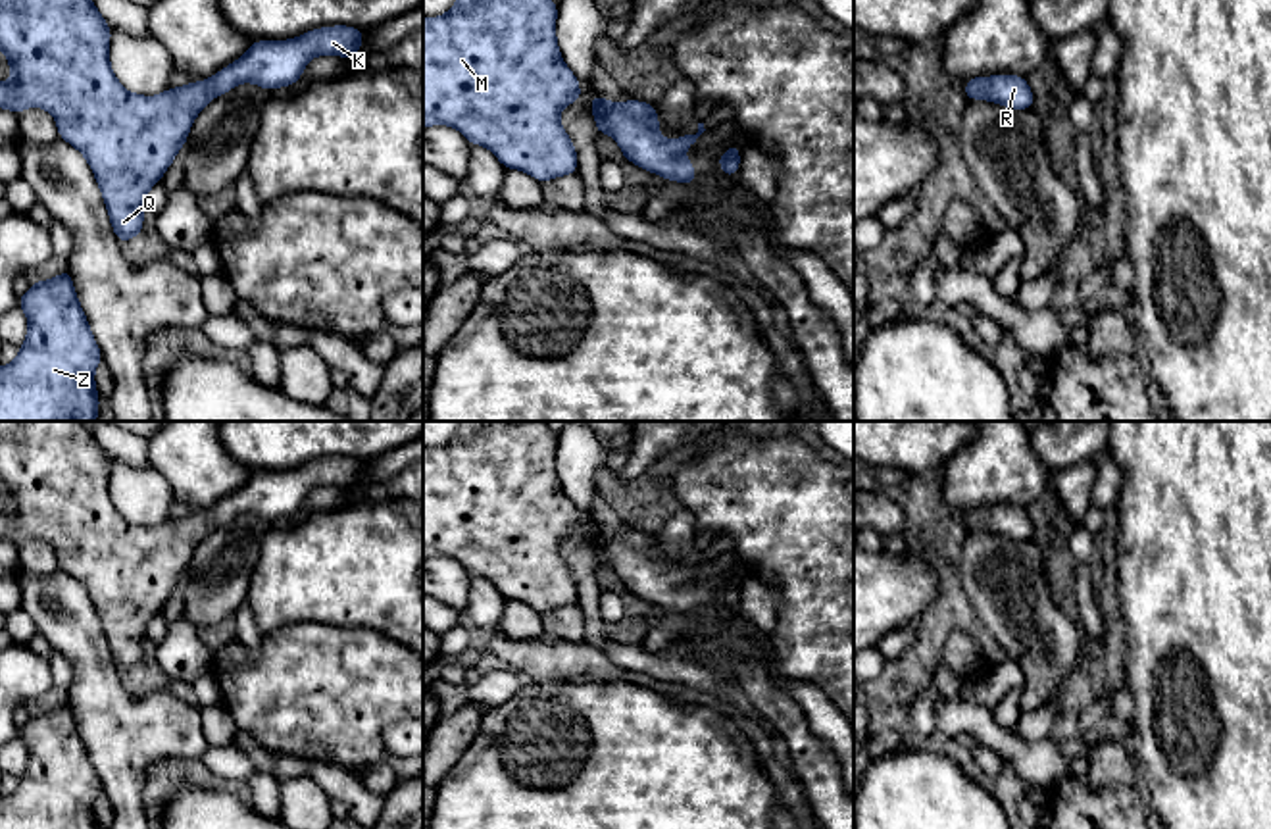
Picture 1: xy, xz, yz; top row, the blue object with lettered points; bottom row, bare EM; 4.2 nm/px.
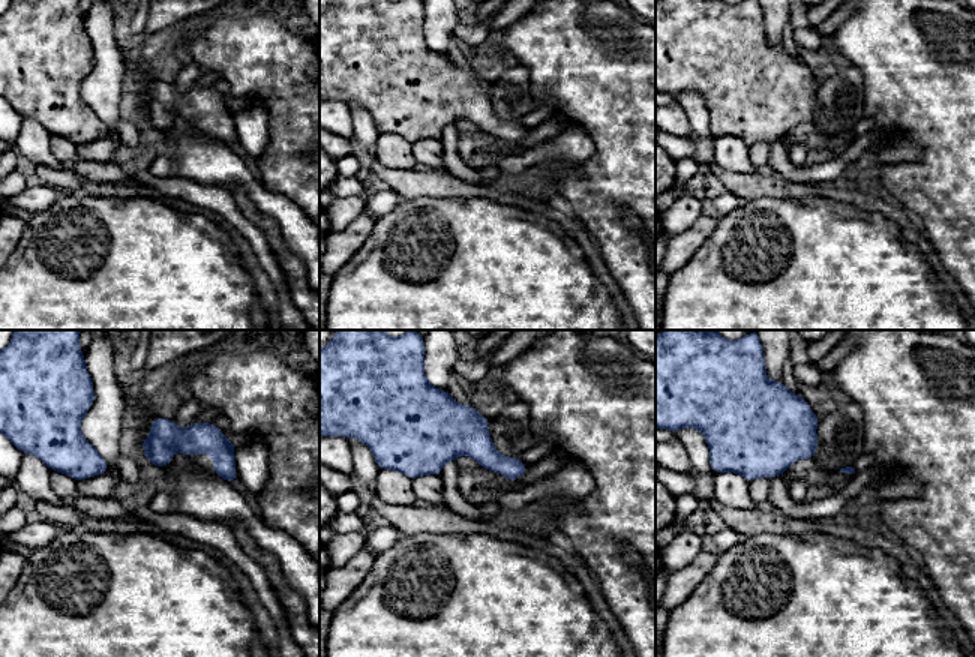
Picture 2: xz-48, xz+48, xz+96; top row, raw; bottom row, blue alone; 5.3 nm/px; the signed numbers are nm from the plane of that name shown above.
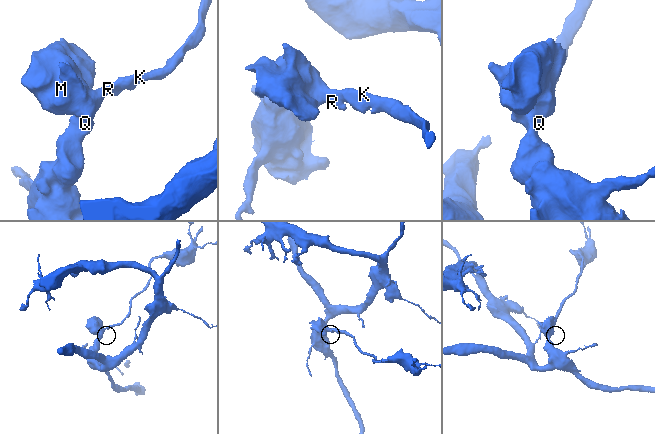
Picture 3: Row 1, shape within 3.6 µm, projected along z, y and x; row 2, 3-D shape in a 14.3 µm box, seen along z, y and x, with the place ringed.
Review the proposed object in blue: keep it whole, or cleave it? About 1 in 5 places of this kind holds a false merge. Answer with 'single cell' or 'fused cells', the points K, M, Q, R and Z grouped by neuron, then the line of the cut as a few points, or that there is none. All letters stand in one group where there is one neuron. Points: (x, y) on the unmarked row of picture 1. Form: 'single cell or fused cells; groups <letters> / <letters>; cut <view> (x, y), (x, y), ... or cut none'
single cell; groups K M Q R Z; cut none

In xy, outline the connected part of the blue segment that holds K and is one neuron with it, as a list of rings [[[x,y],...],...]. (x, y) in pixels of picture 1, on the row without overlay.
[[[0,421],[0,483],[12,502],[8,515],[0,512],[0,539],[15,546],[25,539],[42,539],[54,546],[58,567],[90,596],[121,675],[142,666],[146,625],[162,612],[187,575],[196,546],[215,527],[240,514],[263,521],[296,515],[315,487],[352,490],[363,475],[363,464],[358,458],[333,456],[287,471],[252,471],[237,492],[210,510],[144,527],[129,523],[117,512],[110,494],[112,458],[85,421]]]

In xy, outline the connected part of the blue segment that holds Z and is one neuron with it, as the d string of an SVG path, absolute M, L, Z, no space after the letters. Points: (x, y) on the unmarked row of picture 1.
M69 700L54 710L35 710L17 729L17 737L29 752L27 767L17 789L0 796L0 829L100 829L94 802L104 787L79 735Z

